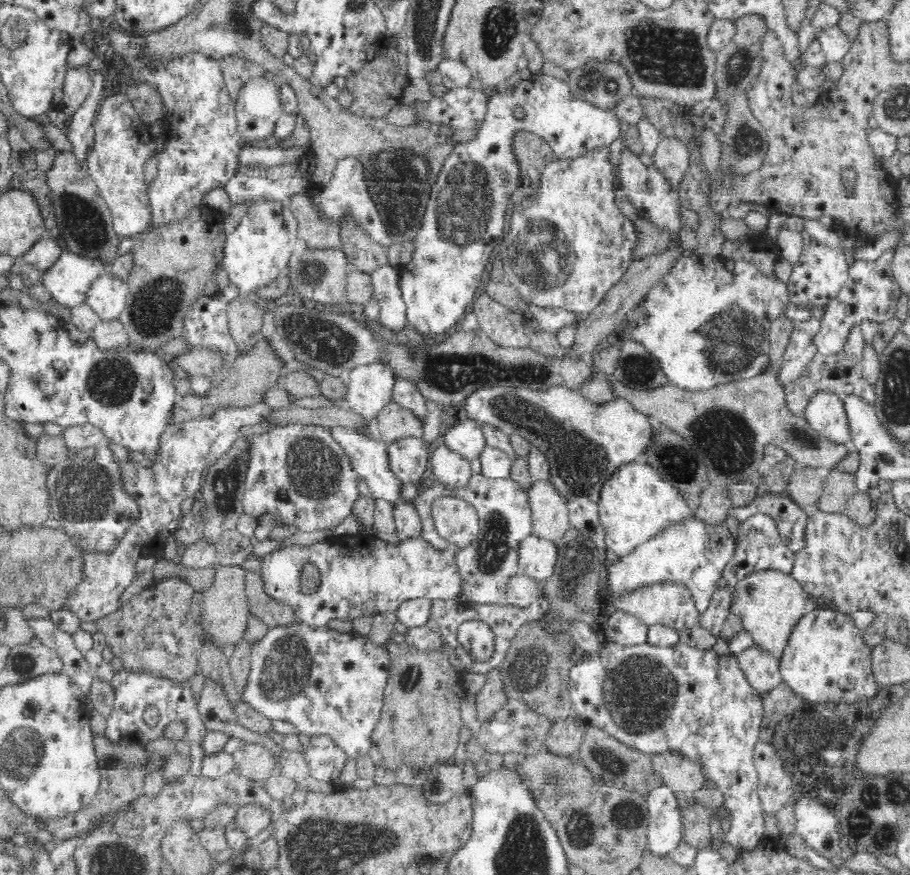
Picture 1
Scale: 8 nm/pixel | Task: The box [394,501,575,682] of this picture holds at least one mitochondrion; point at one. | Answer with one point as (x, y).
(493, 550)

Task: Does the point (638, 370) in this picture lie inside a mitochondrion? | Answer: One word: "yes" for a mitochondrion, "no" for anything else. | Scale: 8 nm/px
yes

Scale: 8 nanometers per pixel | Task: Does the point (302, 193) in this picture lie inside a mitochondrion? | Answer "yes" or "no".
no

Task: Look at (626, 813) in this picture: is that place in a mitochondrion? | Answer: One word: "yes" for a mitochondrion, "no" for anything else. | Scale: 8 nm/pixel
yes

